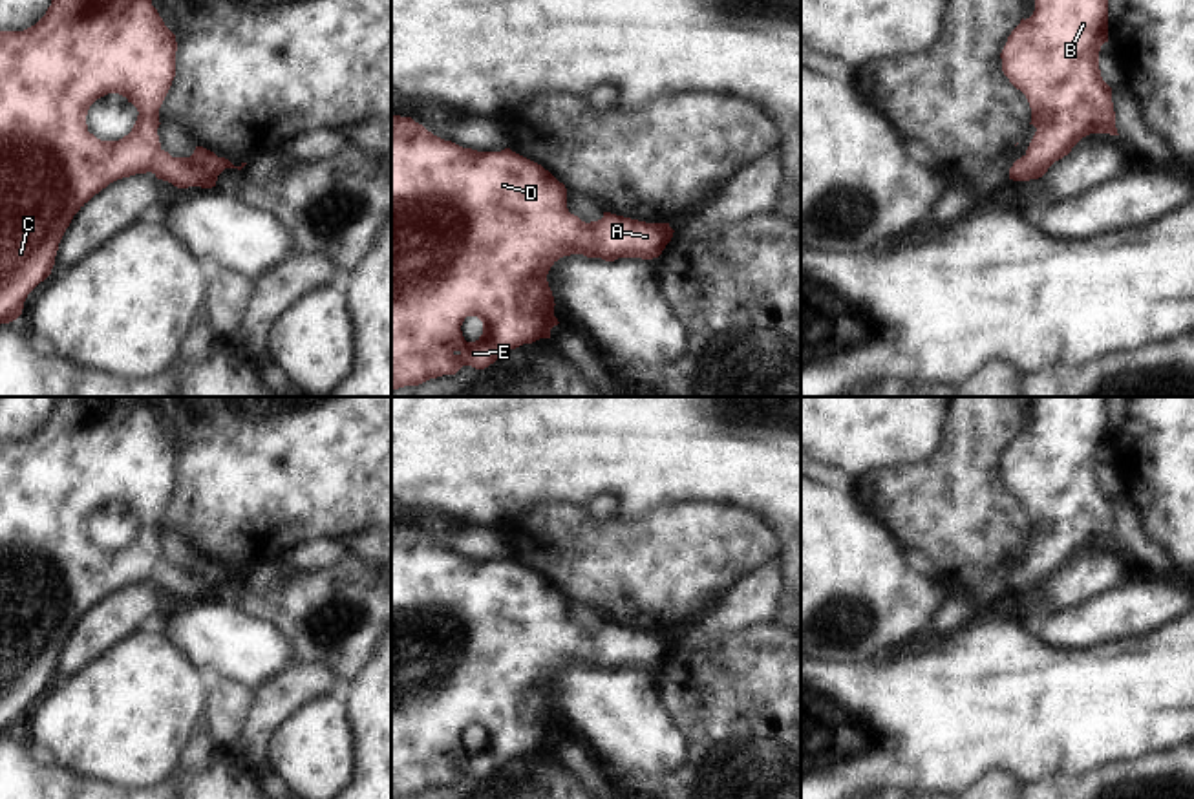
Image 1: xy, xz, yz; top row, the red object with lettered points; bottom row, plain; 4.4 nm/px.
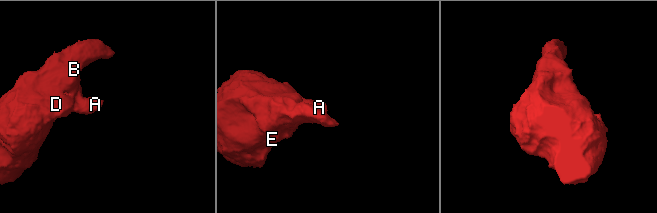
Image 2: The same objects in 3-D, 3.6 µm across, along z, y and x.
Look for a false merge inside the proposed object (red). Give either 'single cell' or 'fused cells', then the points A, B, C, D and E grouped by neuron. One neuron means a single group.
single cell; A B C D E

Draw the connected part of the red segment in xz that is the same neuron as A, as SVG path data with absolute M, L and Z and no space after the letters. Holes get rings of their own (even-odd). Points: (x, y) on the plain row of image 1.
M391 525L391 799L455 784L463 775L485 779L510 759L550 748L550 739L560 731L547 684L560 667L583 664L605 671L653 669L662 664L673 642L669 633L645 633L611 622L585 633L569 622L565 594L541 574L510 558L463 558L433 545L411 527ZM466 726L483 731L483 744L475 751L463 746Z

